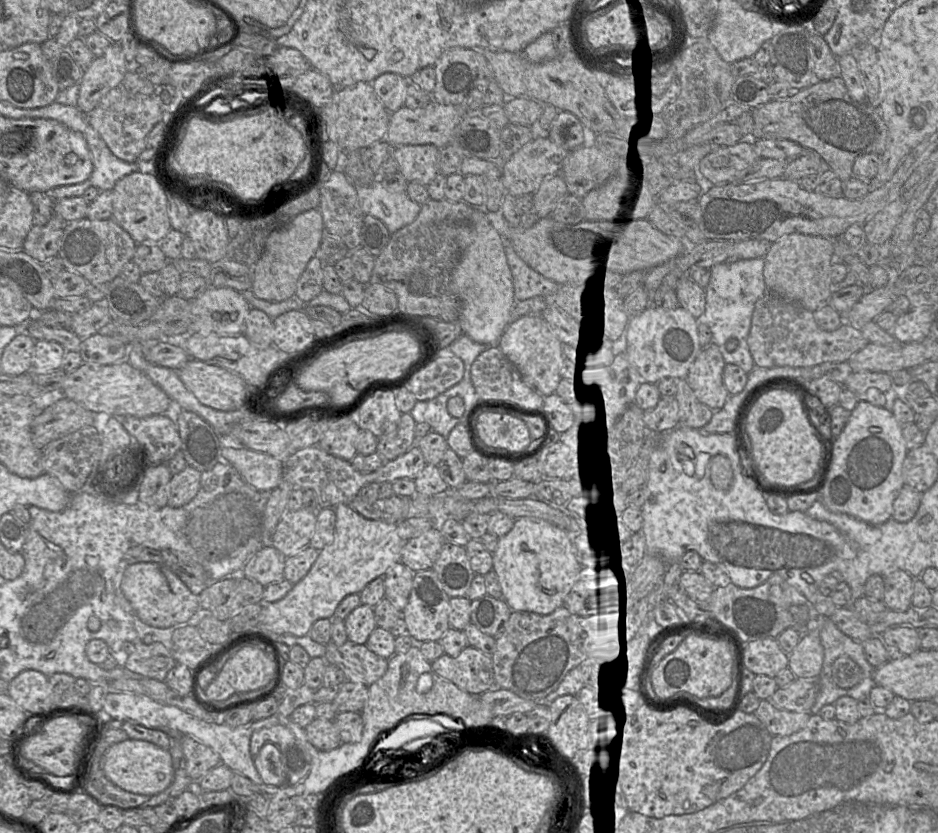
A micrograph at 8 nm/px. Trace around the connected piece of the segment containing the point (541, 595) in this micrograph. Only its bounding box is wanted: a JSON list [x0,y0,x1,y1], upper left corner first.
[492,518,582,615]

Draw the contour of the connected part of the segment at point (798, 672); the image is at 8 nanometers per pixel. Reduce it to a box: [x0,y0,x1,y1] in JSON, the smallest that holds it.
[788,633,824,678]

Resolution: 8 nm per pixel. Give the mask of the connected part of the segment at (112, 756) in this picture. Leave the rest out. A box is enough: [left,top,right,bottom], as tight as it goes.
[103,739,175,795]

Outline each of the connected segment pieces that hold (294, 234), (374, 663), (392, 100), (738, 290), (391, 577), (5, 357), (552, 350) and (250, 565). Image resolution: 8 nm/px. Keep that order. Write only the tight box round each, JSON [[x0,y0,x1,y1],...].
[[251,208,324,301],[324,641,388,686],[371,73,409,113],[697,258,768,373],[383,562,415,611],[1,333,36,375],[497,315,563,396],[243,546,284,586]]

